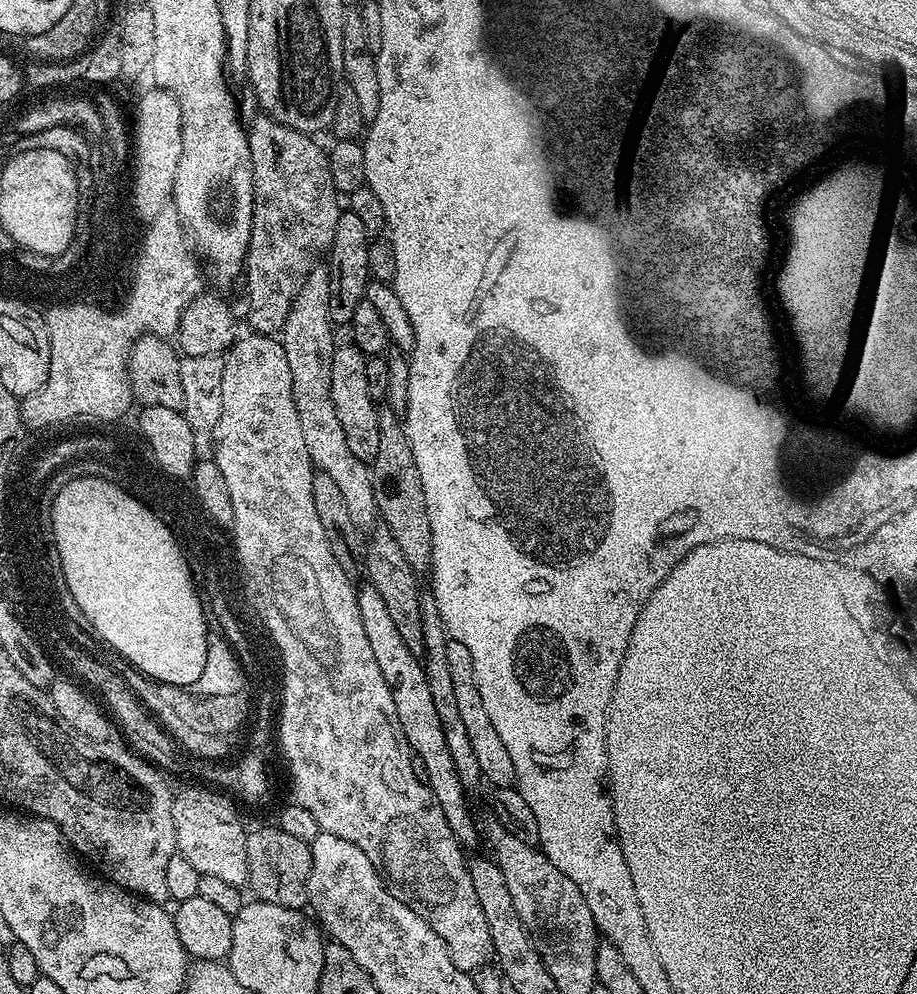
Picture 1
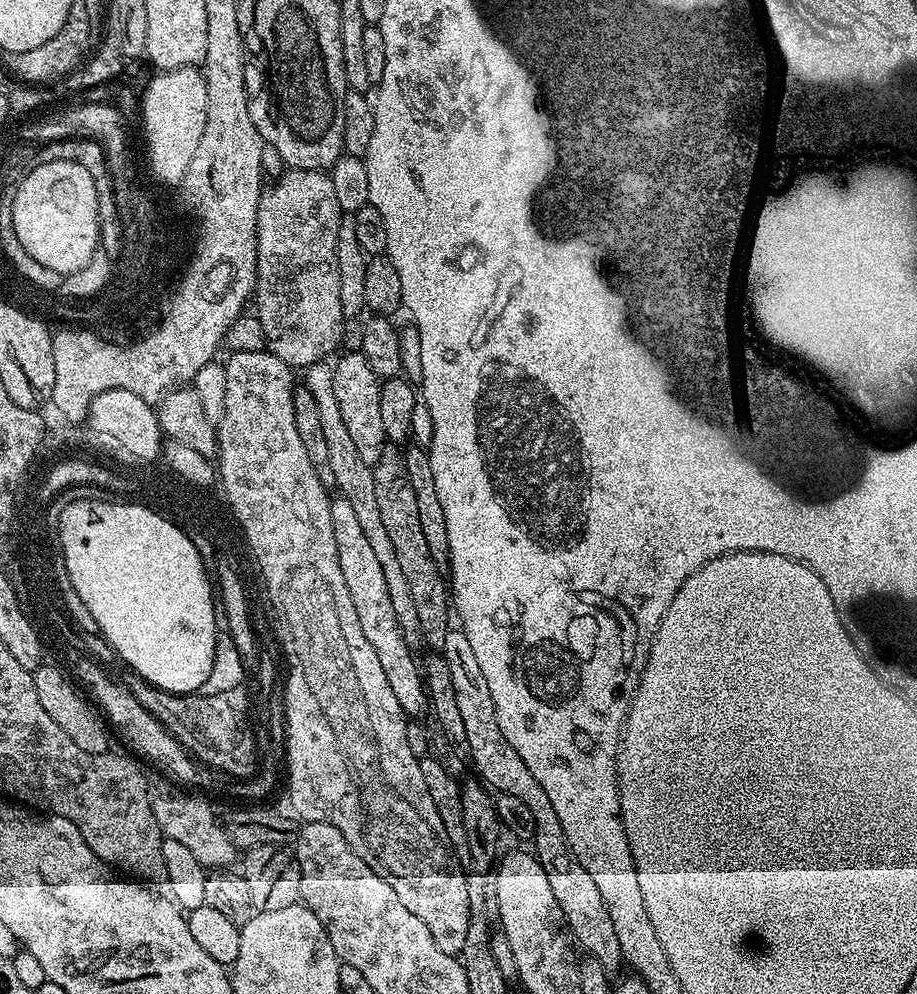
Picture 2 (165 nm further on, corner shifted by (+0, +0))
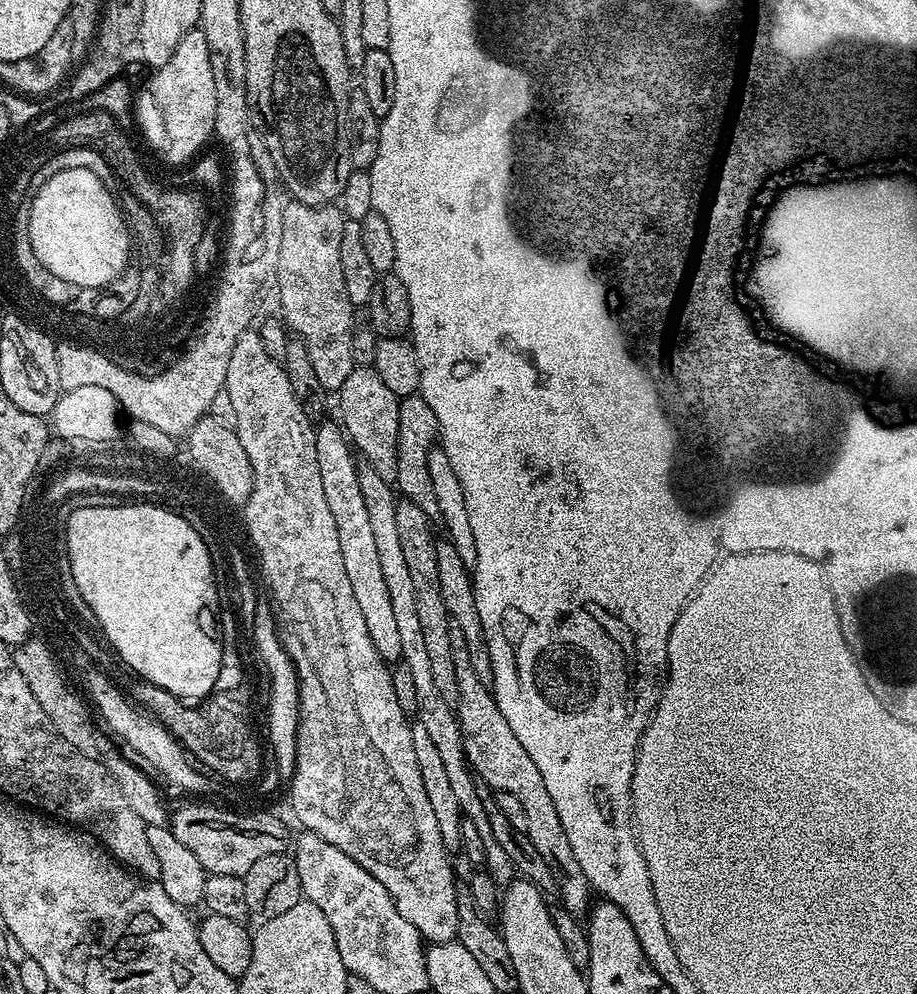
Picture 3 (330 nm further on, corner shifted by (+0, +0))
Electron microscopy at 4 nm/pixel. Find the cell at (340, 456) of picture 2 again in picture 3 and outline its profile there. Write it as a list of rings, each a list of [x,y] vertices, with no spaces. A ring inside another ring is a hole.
[[[360,462],[357,463],[356,469],[358,470],[358,487],[361,488],[362,498],[366,502],[366,511],[368,511],[370,518],[370,527],[374,533],[374,543],[376,543],[378,558],[382,565],[382,575],[384,575],[386,582],[386,591],[390,593],[390,603],[392,603],[396,615],[396,625],[400,631],[400,645],[402,645],[400,660],[410,668],[411,677],[414,678],[415,693],[417,694],[415,719],[422,726],[426,726],[430,738],[440,751],[446,775],[448,775],[450,786],[454,790],[454,798],[458,798],[461,813],[467,820],[474,822],[475,828],[478,829],[478,838],[482,838],[482,846],[484,847],[483,867],[495,884],[507,886],[514,879],[514,869],[510,857],[506,855],[506,850],[502,850],[502,846],[498,846],[494,834],[490,831],[490,822],[484,809],[485,804],[482,802],[482,798],[478,798],[478,792],[474,790],[476,778],[470,769],[467,757],[464,755],[464,743],[460,737],[460,723],[456,720],[453,705],[448,704],[446,698],[442,698],[442,694],[438,694],[430,671],[430,657],[426,651],[426,641],[422,635],[422,626],[418,622],[418,613],[416,613],[414,603],[414,585],[412,585],[410,573],[408,573],[404,560],[402,545],[398,539],[397,522],[394,515],[398,503],[397,493],[389,481],[379,477],[374,466]]]

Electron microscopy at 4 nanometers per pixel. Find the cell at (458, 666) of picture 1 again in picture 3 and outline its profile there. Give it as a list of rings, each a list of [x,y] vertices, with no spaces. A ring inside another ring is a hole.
[[[453,624],[450,626],[450,646],[454,646],[454,674],[458,674],[458,702],[454,711],[460,723],[464,755],[472,772],[485,780],[489,788],[514,794],[514,798],[522,802],[522,810],[526,810],[526,832],[530,842],[534,842],[534,850],[538,850],[542,862],[546,862],[550,874],[554,874],[555,895],[560,896],[559,903],[567,912],[587,913],[594,900],[592,883],[582,871],[578,858],[574,858],[574,850],[566,839],[566,830],[558,819],[558,810],[554,810],[550,793],[546,791],[546,782],[542,782],[542,774],[538,774],[538,766],[534,766],[534,758],[526,754],[522,742],[518,742],[514,730],[510,730],[510,722],[502,718],[502,710],[498,710],[491,687],[483,684],[478,674],[474,674],[474,666],[470,666],[470,654],[466,650],[466,638],[462,638],[460,627]]]

